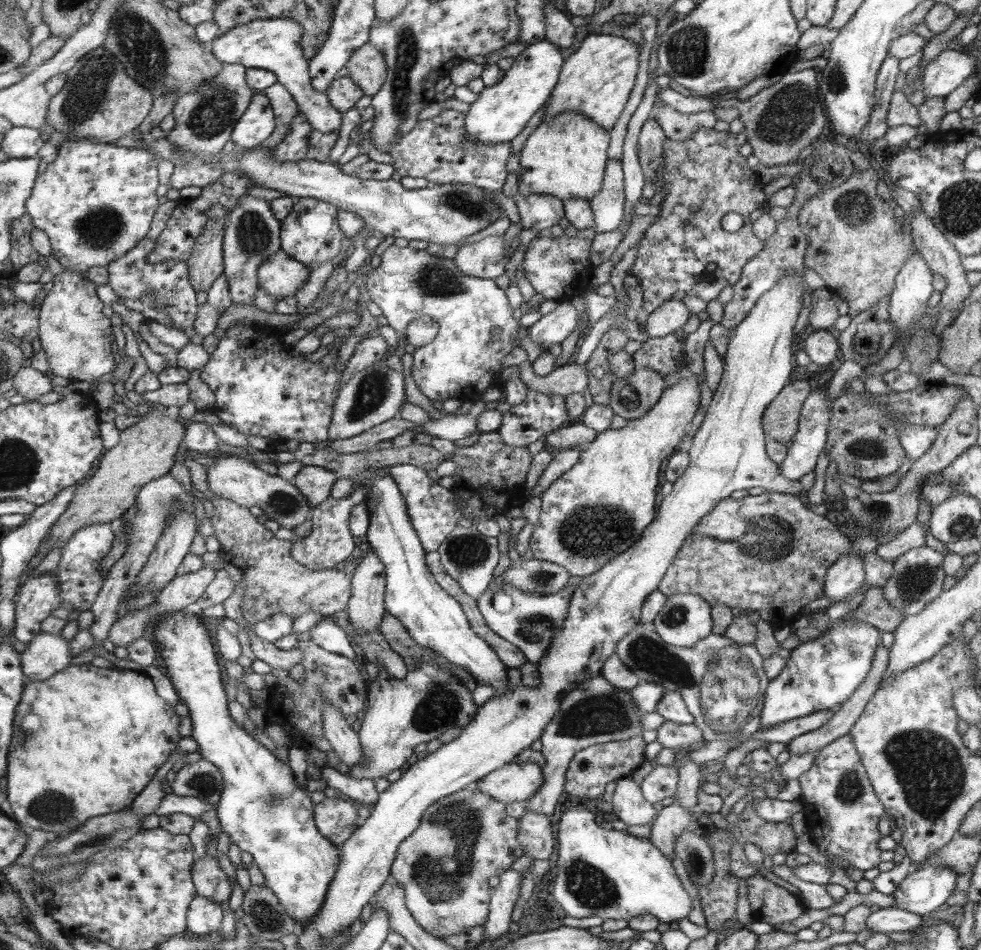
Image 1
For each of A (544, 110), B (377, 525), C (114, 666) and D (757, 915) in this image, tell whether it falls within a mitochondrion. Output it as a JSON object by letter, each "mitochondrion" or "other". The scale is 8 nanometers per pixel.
{"A":"other","B":"other","C":"other","D":"other"}

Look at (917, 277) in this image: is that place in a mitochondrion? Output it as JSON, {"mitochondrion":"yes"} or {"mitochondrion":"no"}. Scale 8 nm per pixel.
{"mitochondrion":"no"}

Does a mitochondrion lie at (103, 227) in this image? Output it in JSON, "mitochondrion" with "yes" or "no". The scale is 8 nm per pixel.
{"mitochondrion":"yes"}

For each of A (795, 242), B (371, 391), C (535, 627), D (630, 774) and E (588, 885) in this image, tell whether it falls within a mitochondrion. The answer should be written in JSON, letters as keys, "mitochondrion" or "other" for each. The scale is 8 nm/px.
{"A":"other","B":"mitochondrion","C":"mitochondrion","D":"other","E":"mitochondrion"}

